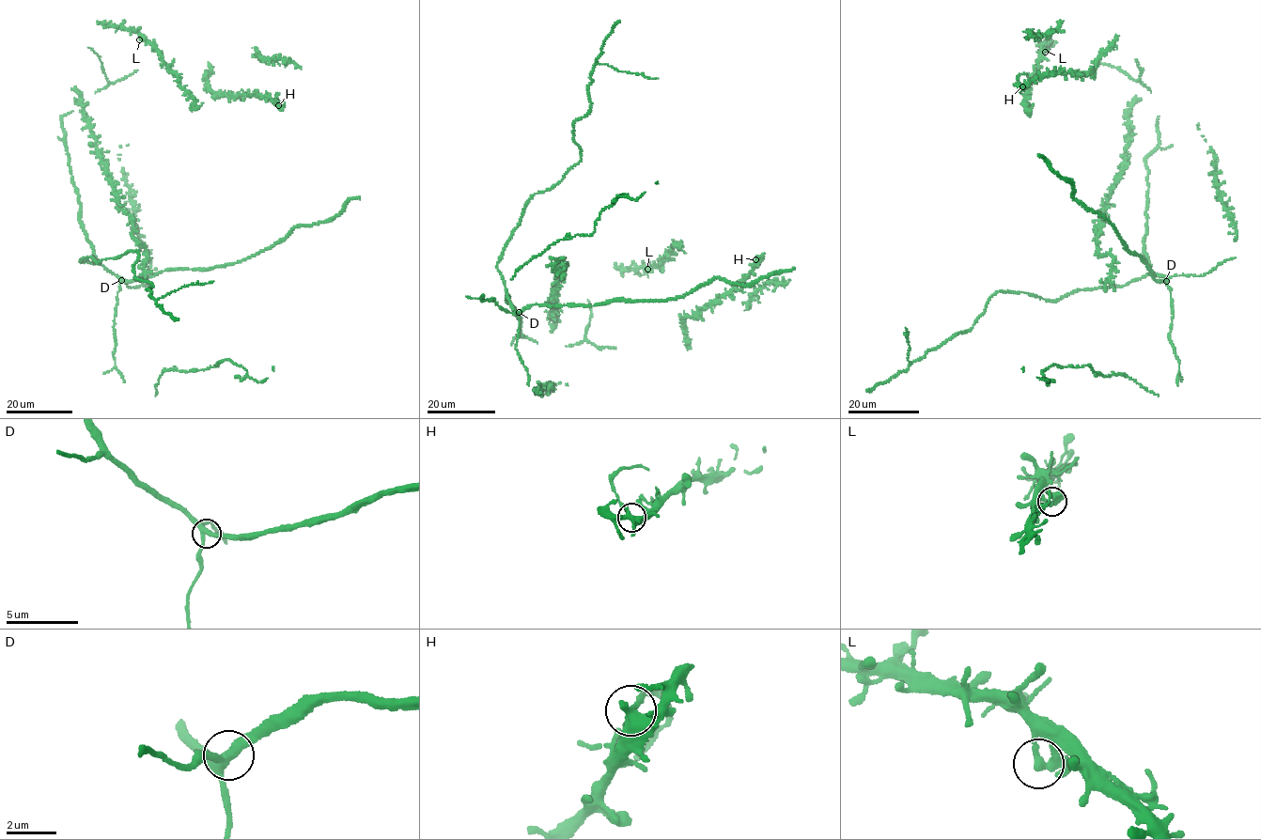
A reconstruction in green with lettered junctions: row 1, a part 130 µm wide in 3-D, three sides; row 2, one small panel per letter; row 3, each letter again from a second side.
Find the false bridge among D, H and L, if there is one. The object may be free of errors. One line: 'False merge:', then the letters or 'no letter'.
False merge: H

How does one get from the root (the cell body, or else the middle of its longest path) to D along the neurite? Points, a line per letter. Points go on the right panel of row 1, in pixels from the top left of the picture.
D: (1148, 170), (1144, 249), (1150, 271), (1162, 275), (1166, 281)

